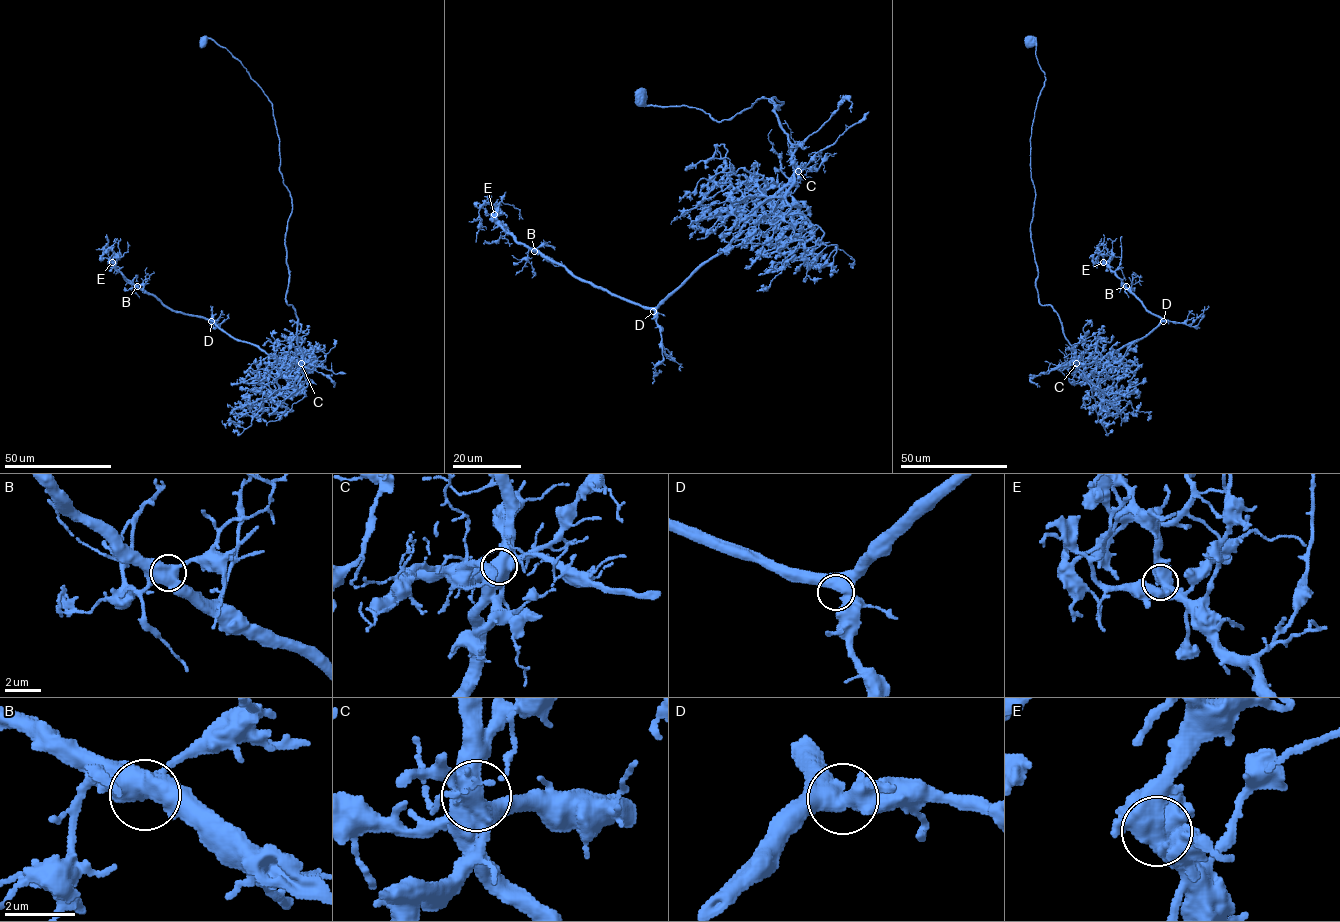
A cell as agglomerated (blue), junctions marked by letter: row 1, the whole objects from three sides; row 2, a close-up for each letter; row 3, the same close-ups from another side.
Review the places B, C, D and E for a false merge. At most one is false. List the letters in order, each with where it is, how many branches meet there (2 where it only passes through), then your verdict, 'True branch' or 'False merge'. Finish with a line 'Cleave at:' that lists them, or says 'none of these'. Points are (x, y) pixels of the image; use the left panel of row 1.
B: Place: (137, 286). Branches: 3. True branch
C: Place: (301, 363). Branches: 3. False merge
D: Place: (211, 321). Branches: 3. True branch
E: Place: (112, 262). Branches: 3. True branch
Cleave at: C

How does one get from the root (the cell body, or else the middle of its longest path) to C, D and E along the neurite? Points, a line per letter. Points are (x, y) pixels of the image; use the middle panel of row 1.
C: (641, 98), (723, 121), (761, 97), (783, 103), (774, 97), (798, 171)
D: (641, 98), (723, 121), (761, 97), (783, 103), (774, 97), (799, 169), (653, 311)
E: (641, 98), (723, 121), (761, 97), (783, 103), (774, 97), (799, 171), (655, 307), (578, 280), (494, 214)

